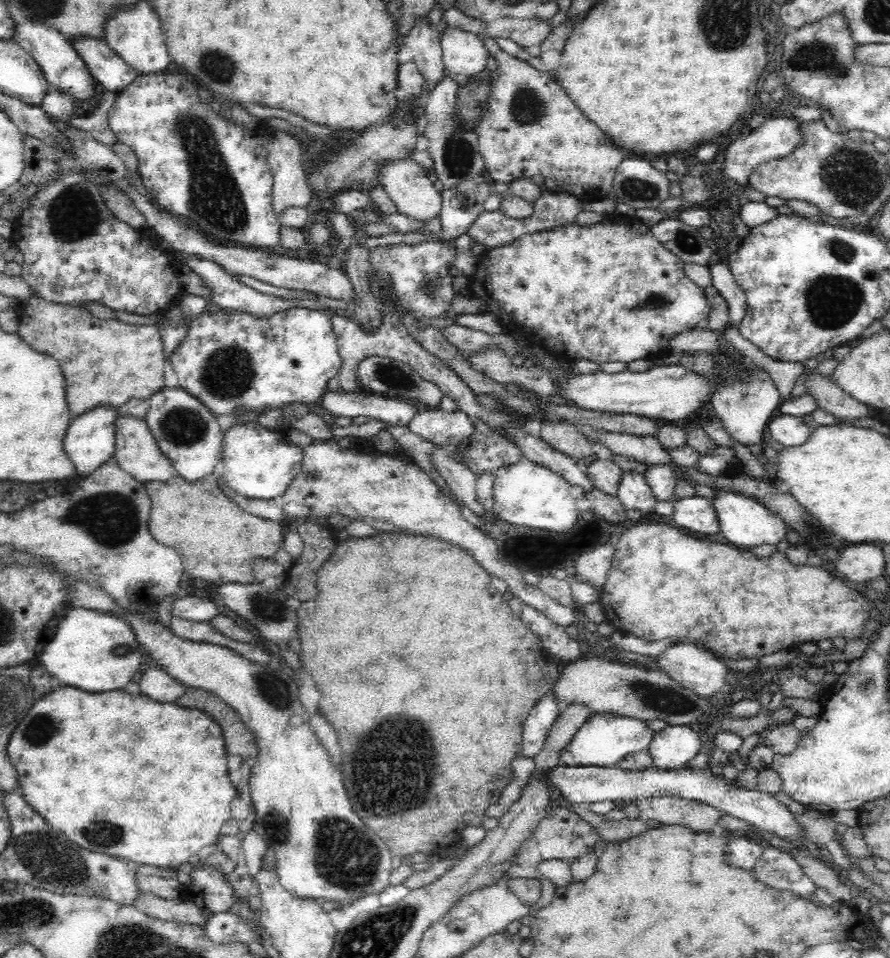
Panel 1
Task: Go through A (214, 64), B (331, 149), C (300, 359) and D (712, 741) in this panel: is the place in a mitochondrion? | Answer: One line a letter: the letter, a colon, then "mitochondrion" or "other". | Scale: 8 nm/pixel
A: mitochondrion
B: other
C: other
D: other

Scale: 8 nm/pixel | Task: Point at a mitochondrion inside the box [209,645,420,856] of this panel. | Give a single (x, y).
(276, 689)

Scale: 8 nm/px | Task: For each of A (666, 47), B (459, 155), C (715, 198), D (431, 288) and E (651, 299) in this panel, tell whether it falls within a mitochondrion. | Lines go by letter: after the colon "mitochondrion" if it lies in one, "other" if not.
A: other
B: mitochondrion
C: other
D: mitochondrion
E: mitochondrion

